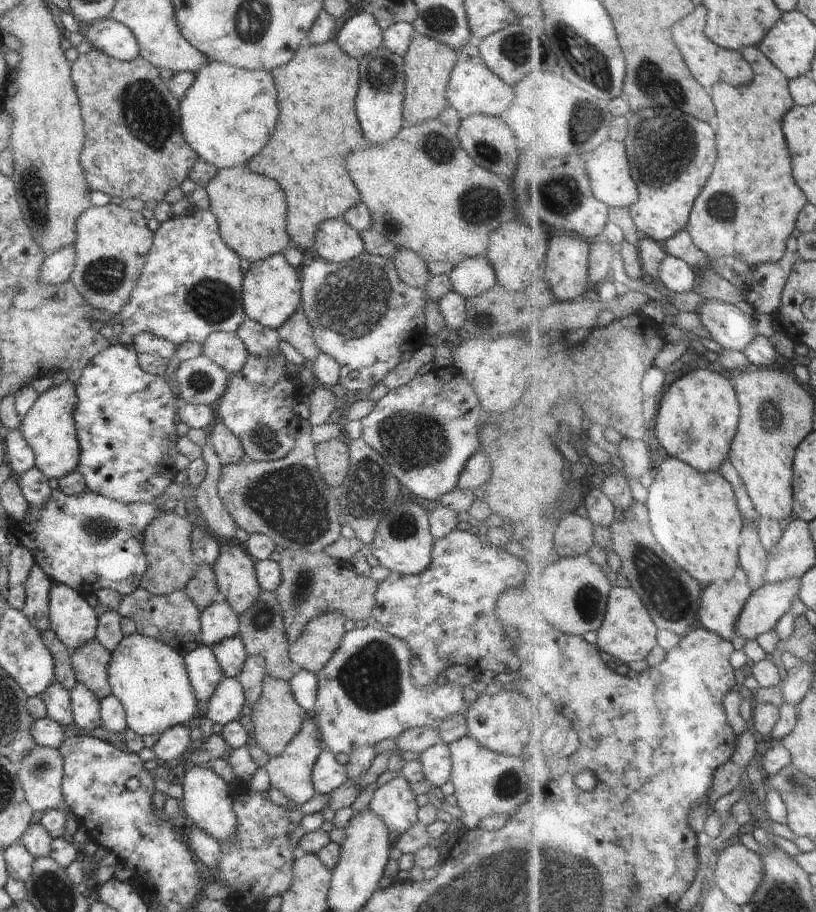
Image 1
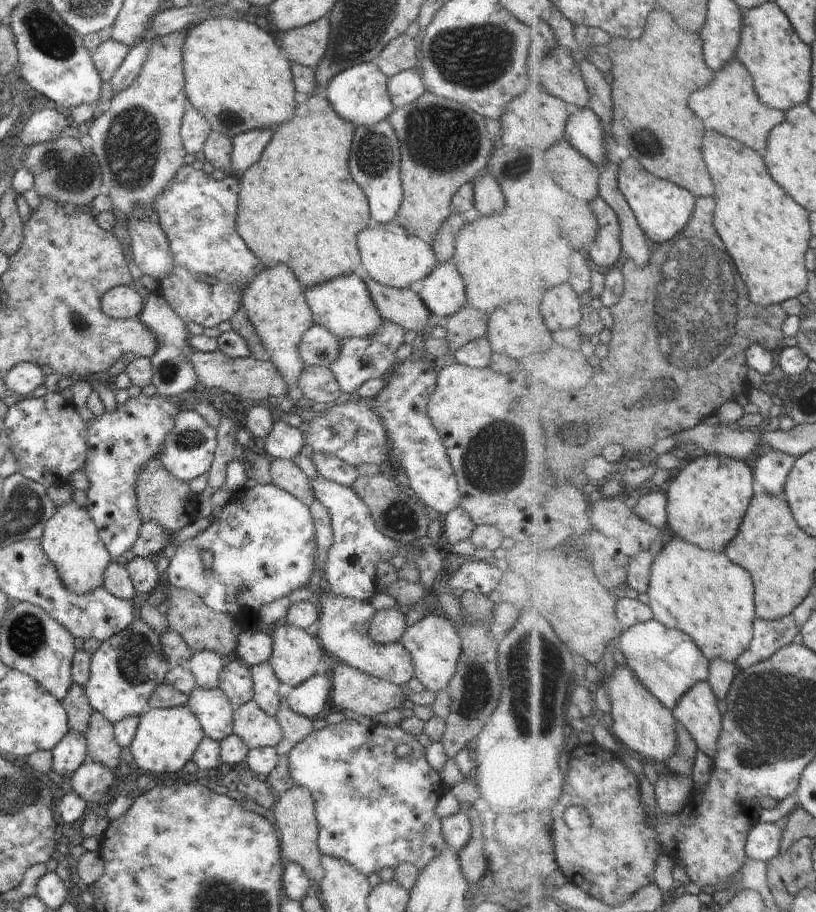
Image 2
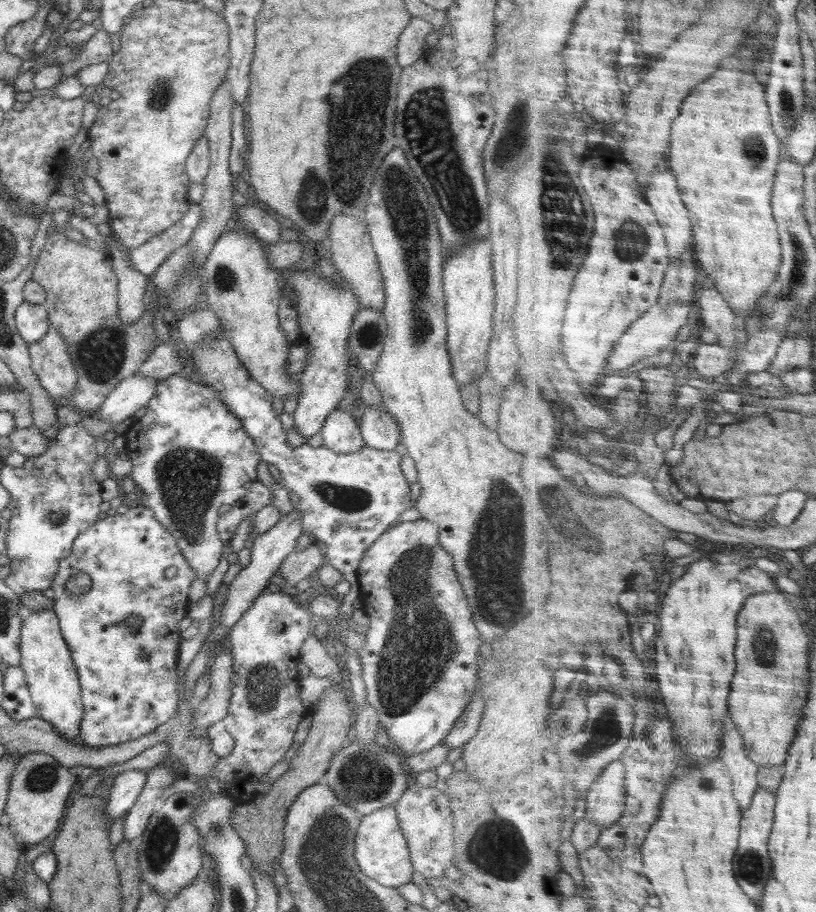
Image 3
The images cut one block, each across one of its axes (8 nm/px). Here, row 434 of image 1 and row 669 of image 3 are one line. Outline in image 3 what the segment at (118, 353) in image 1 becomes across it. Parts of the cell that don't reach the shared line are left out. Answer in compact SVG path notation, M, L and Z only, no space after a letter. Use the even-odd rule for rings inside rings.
M140 503L134 508L129 508L123 514L109 514L90 525L82 534L79 534L73 542L72 552L66 557L61 558L59 562L56 578L51 588L54 590L53 610L58 618L58 624L61 628L62 636L70 649L74 664L77 668L79 683L81 686L81 703L83 704L84 716L79 728L79 736L86 745L101 747L114 746L120 743L136 740L145 734L151 733L157 726L163 725L168 719L177 715L179 706L179 684L176 683L176 668L178 661L178 647L182 641L178 622L187 617L187 611L190 606L188 598L190 585L195 579L195 572L190 568L188 561L180 552L179 546L176 546L175 538L170 534L156 518L154 513L146 505ZM81 570L90 576L92 586L84 594L70 594L66 589L68 578Z

